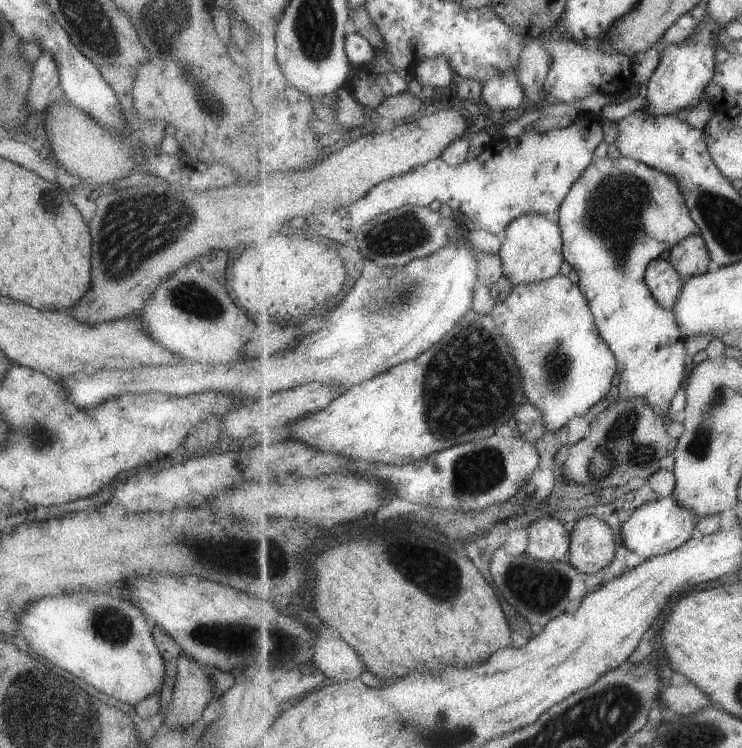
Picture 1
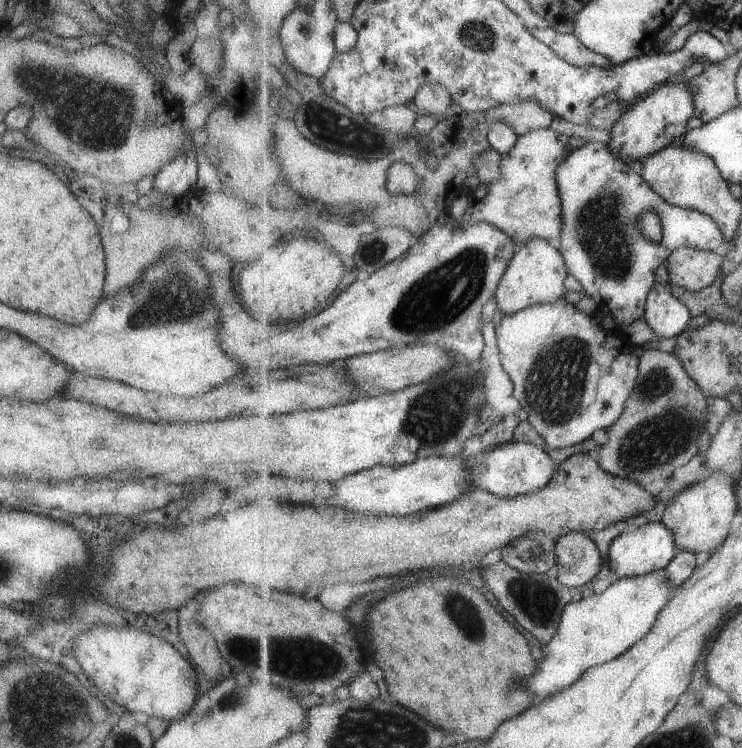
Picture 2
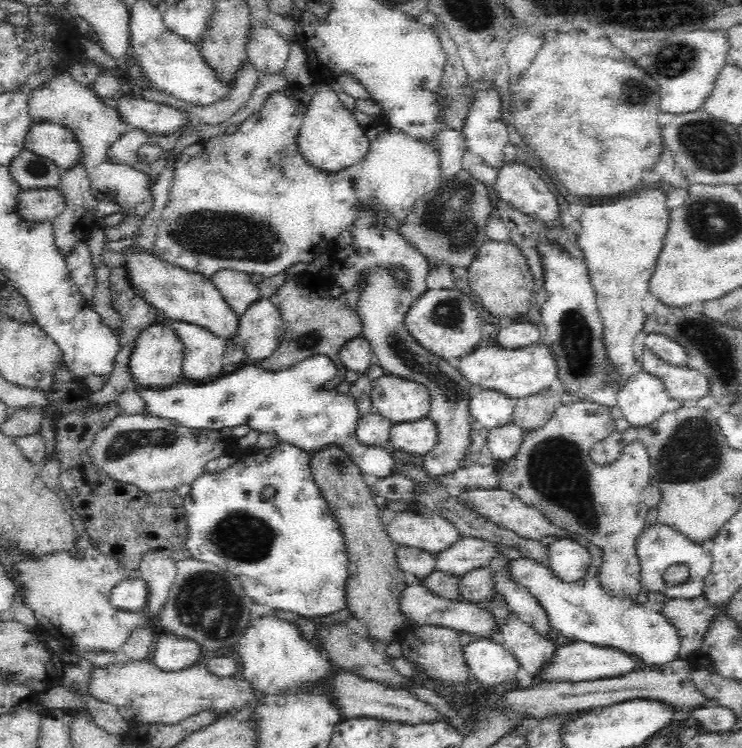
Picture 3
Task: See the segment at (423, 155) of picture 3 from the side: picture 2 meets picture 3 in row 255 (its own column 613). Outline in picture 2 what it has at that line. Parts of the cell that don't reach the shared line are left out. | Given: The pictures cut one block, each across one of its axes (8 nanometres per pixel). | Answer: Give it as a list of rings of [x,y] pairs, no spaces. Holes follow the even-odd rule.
[[[586,142],[582,147],[573,150],[557,170],[557,186],[562,198],[563,236],[560,250],[566,259],[567,270],[582,285],[583,292],[590,296],[597,306],[597,312],[612,316],[622,330],[631,326],[635,320],[646,320],[645,310],[648,294],[657,278],[657,268],[666,264],[668,258],[681,247],[693,247],[715,252],[723,242],[723,230],[717,220],[699,210],[675,206],[663,200],[642,175],[621,158],[617,158],[608,143]],[[655,210],[661,216],[663,240],[655,242],[647,238],[639,226],[641,214]]]

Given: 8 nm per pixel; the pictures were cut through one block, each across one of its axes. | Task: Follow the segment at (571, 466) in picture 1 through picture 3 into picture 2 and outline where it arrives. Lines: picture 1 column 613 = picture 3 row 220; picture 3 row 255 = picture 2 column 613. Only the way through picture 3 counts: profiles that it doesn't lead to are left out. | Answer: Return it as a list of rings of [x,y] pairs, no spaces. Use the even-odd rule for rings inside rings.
[[[646,350],[640,358],[639,382],[627,400],[621,418],[607,429],[609,442],[599,448],[599,462],[619,478],[629,478],[639,486],[655,480],[670,479],[673,472],[699,454],[701,432],[711,431],[707,396],[691,378],[675,354]]]

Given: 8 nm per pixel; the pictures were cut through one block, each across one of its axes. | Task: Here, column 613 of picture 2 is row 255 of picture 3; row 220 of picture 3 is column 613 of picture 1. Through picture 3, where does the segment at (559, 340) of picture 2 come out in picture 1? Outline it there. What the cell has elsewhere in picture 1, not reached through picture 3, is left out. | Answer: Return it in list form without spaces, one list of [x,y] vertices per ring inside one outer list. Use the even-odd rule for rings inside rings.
[[[557,275],[533,285],[513,285],[509,296],[496,304],[490,314],[510,344],[524,376],[529,402],[543,414],[547,430],[557,431],[573,417],[586,415],[611,390],[618,358],[599,332],[590,302],[579,283],[573,284],[568,277]]]

